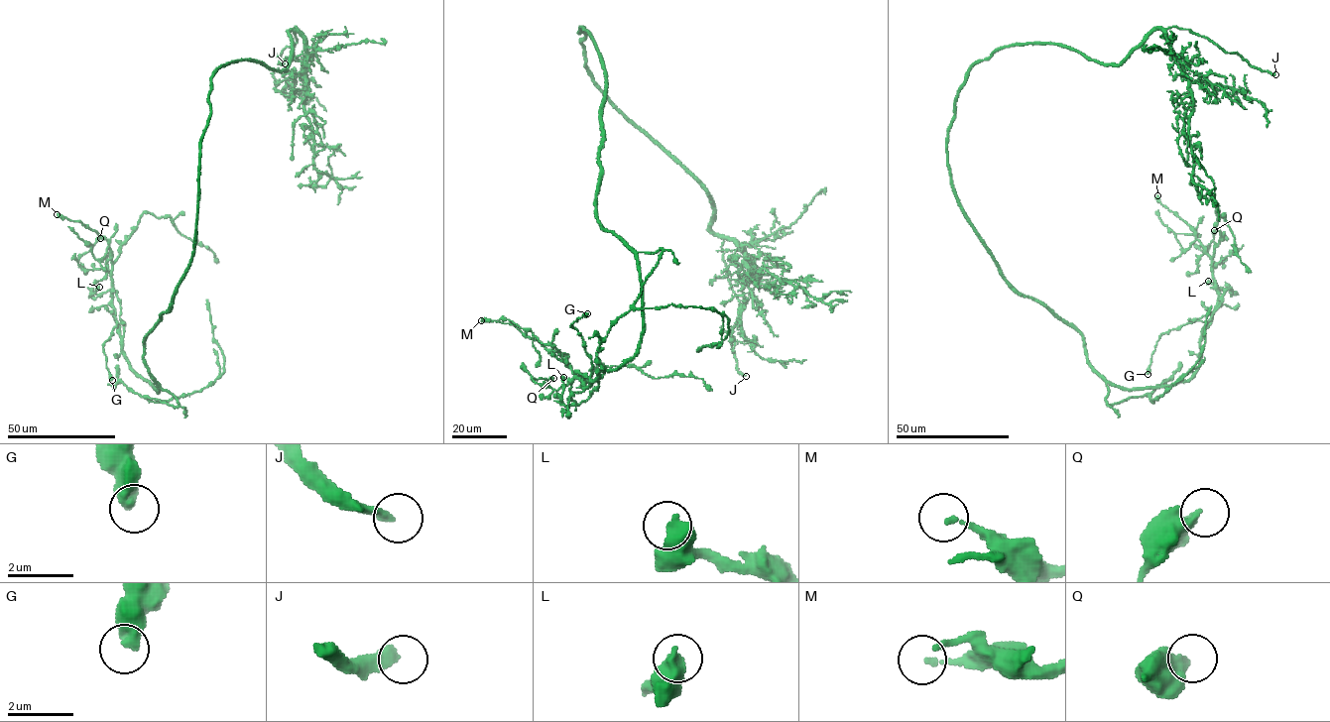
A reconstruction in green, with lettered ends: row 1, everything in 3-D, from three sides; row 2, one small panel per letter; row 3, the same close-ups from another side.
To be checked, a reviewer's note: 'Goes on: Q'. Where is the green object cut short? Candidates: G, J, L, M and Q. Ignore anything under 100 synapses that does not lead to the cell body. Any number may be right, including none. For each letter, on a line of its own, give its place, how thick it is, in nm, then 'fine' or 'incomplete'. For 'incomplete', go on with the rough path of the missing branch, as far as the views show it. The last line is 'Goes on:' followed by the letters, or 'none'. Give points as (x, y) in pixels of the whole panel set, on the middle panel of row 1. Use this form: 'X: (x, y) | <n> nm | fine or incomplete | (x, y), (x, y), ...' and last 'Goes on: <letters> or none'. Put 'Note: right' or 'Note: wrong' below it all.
G: (587, 313) | 500 nm | fine
J: (746, 376) | 320 nm | incomplete | (746, 376), (745, 402), (755, 422)
L: (563, 377) | 600 nm | fine
M: (481, 320) | 150 nm | fine
Q: (553, 378) | 440 nm | fine
Goes on: J
Note: wrong

